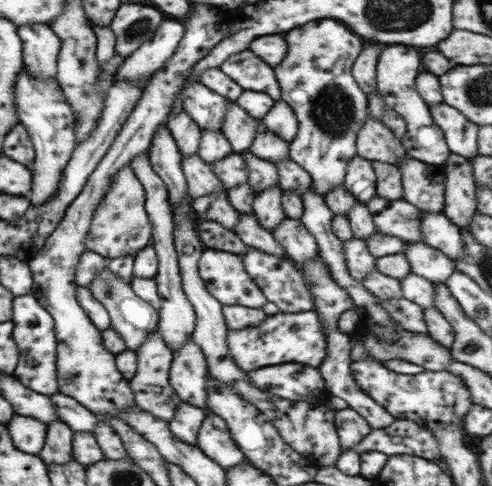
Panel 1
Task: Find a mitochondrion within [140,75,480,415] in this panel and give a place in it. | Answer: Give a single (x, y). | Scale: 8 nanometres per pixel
(331, 108)

